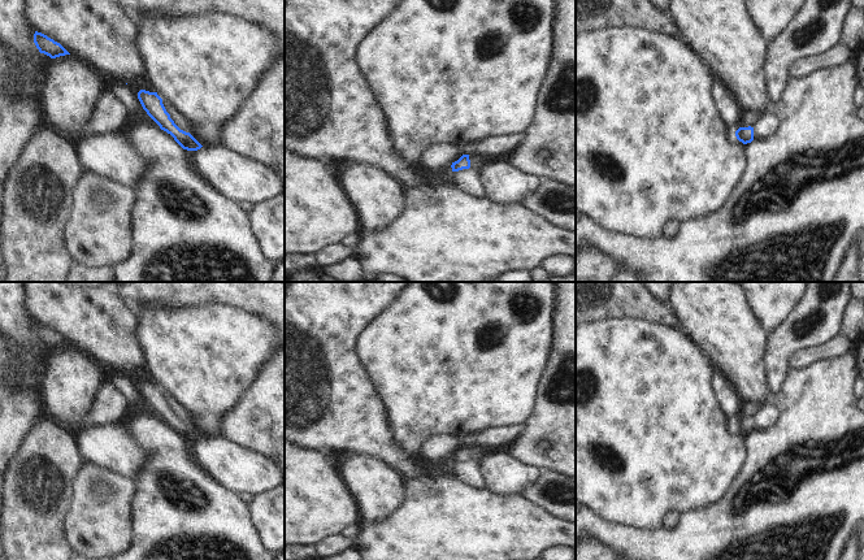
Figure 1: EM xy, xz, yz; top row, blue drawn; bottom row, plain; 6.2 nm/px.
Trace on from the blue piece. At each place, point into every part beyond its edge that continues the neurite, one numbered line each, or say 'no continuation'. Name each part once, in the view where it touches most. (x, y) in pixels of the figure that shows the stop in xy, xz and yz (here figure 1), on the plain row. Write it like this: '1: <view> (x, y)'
1: xy (174, 407)

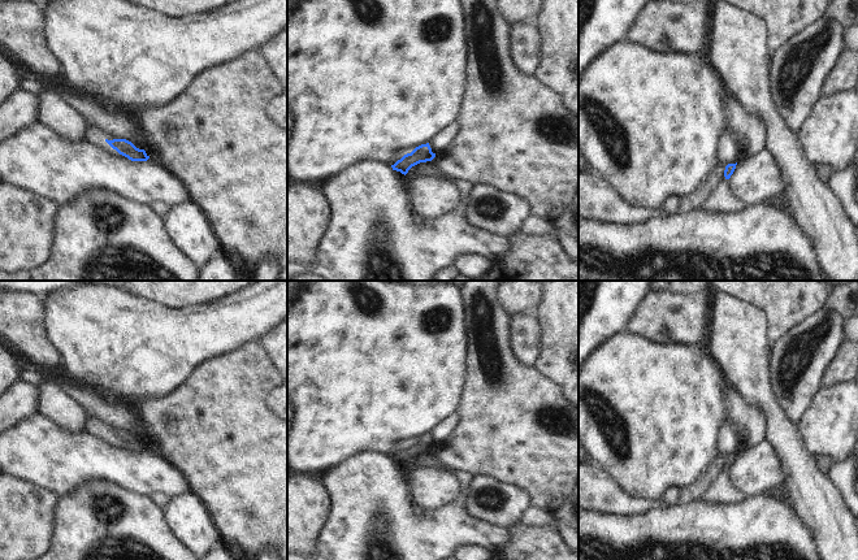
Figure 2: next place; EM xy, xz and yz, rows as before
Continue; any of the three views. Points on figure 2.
no continuation

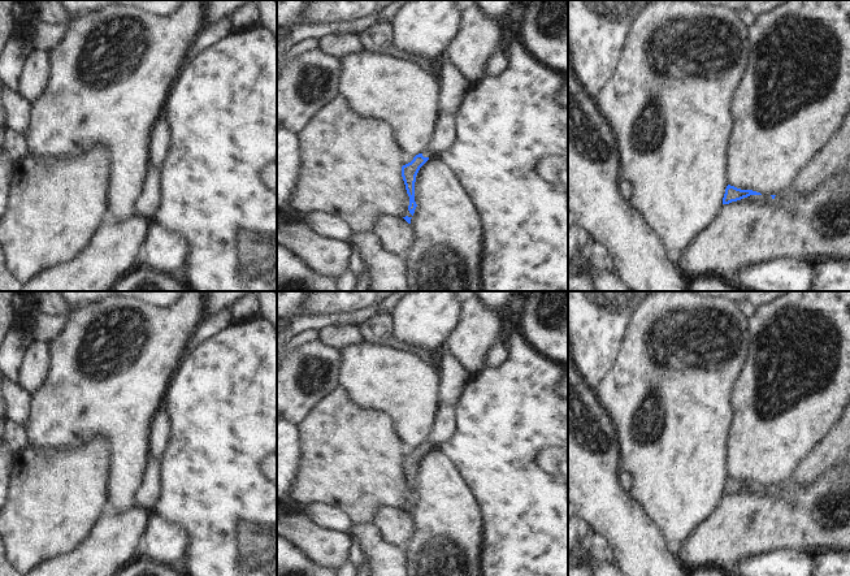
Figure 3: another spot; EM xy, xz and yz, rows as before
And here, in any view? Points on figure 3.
1: xz (445, 424)

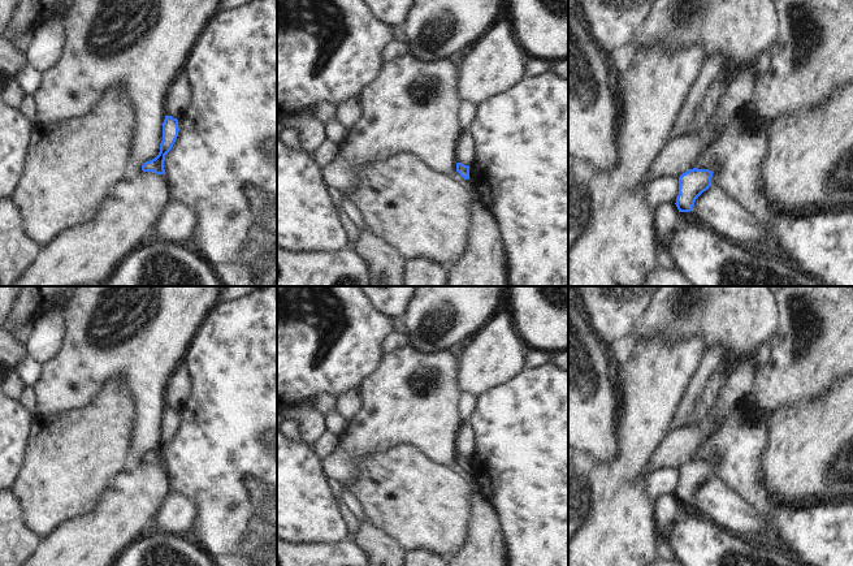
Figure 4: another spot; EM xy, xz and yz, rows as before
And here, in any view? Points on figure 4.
no continuation

